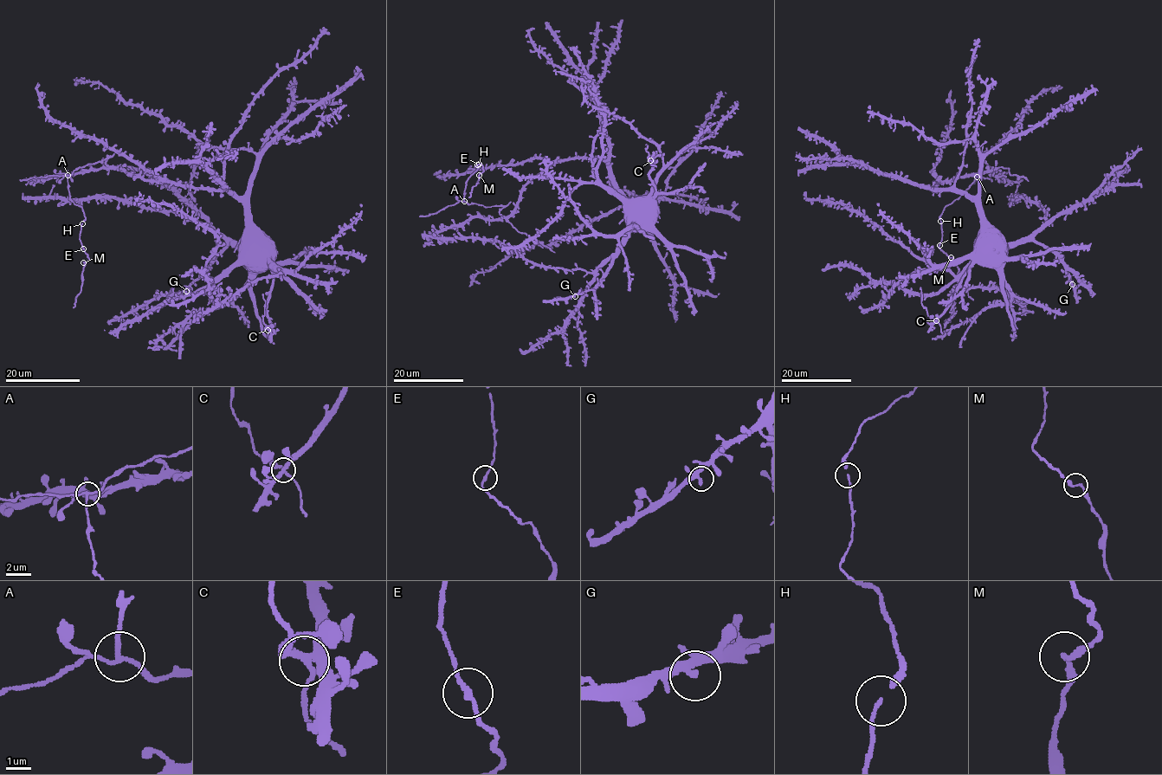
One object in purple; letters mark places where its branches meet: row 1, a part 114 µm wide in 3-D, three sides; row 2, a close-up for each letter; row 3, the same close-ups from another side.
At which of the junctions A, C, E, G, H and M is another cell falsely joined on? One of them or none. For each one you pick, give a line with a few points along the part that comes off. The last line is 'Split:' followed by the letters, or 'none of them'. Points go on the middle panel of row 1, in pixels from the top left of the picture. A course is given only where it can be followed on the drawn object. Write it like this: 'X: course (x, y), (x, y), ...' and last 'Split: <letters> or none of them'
A: course (464, 201), (468, 204), (486, 207), (502, 206), (500, 214), (517, 230), (555, 252)
Split: A

